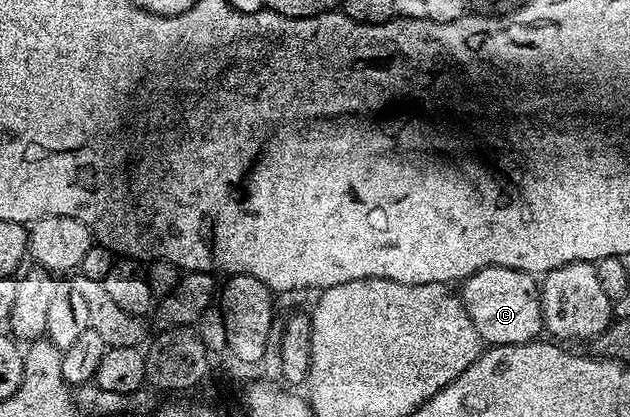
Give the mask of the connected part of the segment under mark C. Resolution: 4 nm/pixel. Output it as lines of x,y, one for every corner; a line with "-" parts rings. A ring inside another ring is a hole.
487,267
465,278
459,289
459,296
461,302
465,304
467,315
471,315
471,323
475,323
475,331
479,331
486,346
522,345
528,341
538,340
542,336
541,287
538,278
532,273
525,273
522,269

